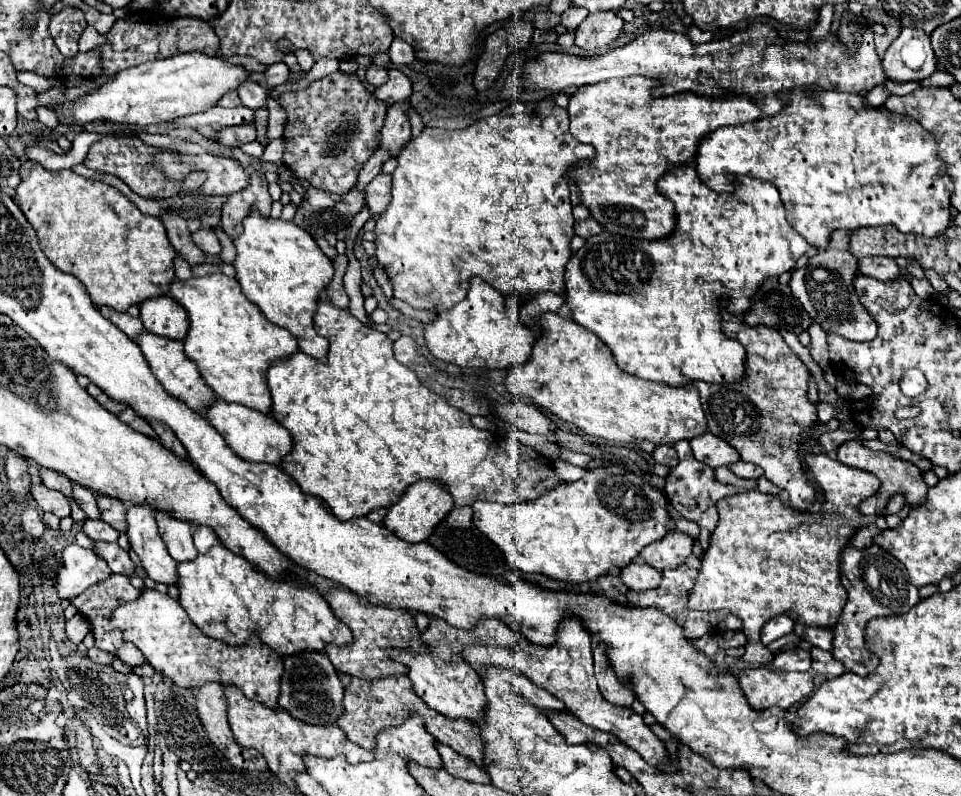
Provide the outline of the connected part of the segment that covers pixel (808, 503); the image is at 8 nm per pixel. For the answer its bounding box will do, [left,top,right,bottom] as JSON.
[693,310,817,510]

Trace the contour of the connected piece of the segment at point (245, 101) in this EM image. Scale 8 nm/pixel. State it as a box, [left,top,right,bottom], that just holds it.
[237,82,265,108]

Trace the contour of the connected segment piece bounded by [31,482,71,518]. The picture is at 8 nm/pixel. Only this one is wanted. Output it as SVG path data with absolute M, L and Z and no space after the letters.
M31 482L31 496L33 496L33 500L37 502L39 510L43 510L43 512L53 512L53 514L59 516L59 518L71 514L69 500L67 500L61 492L49 490L49 488L43 486L41 482L39 482L39 484Z

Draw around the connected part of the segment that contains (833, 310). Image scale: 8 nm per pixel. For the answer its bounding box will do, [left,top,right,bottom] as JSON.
[789,230,877,342]

